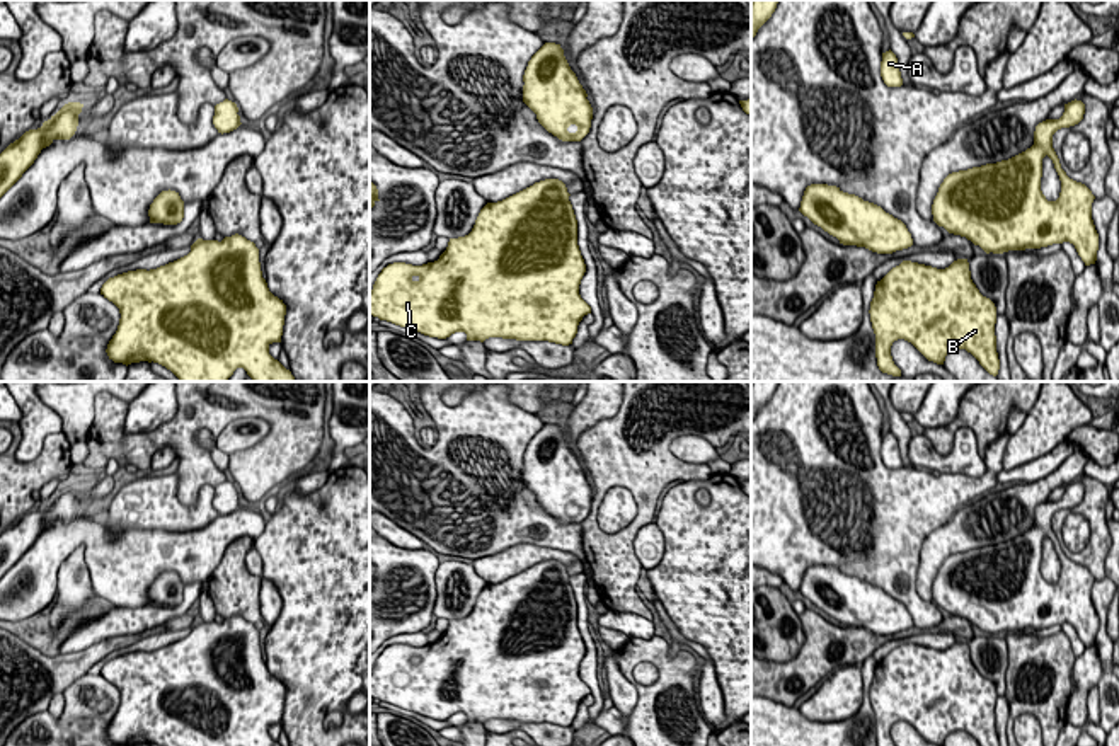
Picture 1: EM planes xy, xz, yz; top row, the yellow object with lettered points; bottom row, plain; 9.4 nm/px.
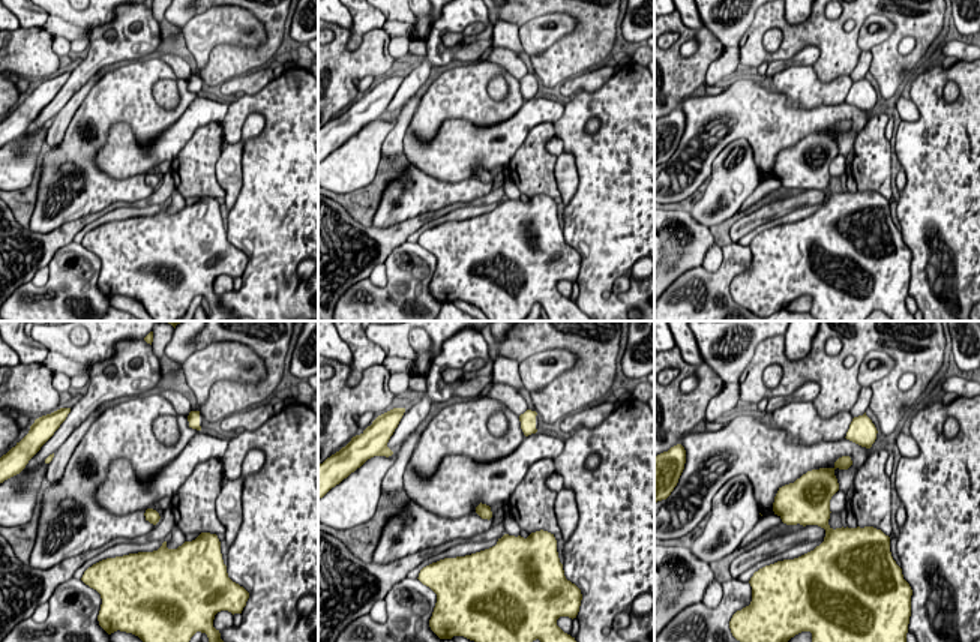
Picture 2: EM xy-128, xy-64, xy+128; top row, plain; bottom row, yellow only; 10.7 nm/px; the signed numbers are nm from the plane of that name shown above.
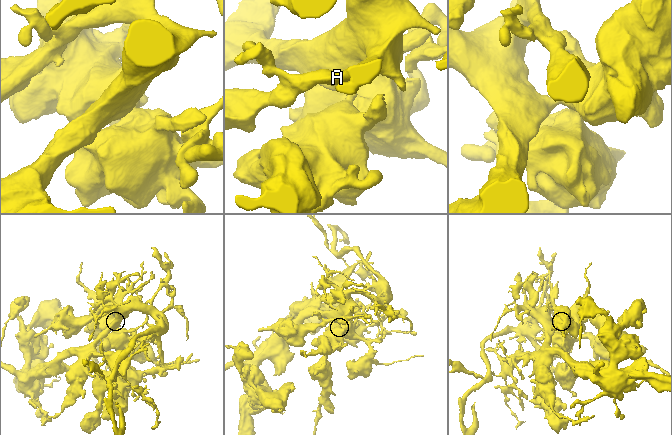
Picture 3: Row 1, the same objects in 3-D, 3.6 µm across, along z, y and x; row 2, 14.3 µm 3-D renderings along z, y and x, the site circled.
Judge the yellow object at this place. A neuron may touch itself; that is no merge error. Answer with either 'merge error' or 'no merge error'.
no merge error

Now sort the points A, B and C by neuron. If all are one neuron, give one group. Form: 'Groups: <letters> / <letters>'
Groups: A B C

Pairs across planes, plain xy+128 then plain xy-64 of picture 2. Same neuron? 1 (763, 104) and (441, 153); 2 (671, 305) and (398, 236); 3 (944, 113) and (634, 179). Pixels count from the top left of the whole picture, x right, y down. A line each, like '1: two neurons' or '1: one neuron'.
1: one neuron
2: two neurons
3: one neuron

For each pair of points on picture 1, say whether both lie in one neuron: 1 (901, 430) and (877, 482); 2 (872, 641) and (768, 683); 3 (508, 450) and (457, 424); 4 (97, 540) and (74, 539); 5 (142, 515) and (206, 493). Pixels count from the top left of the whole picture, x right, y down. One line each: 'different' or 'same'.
1: different
2: same
3: same
4: same
5: same

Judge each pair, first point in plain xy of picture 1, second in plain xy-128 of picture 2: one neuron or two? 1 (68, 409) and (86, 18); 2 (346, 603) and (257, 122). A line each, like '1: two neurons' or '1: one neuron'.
1: one neuron
2: two neurons

